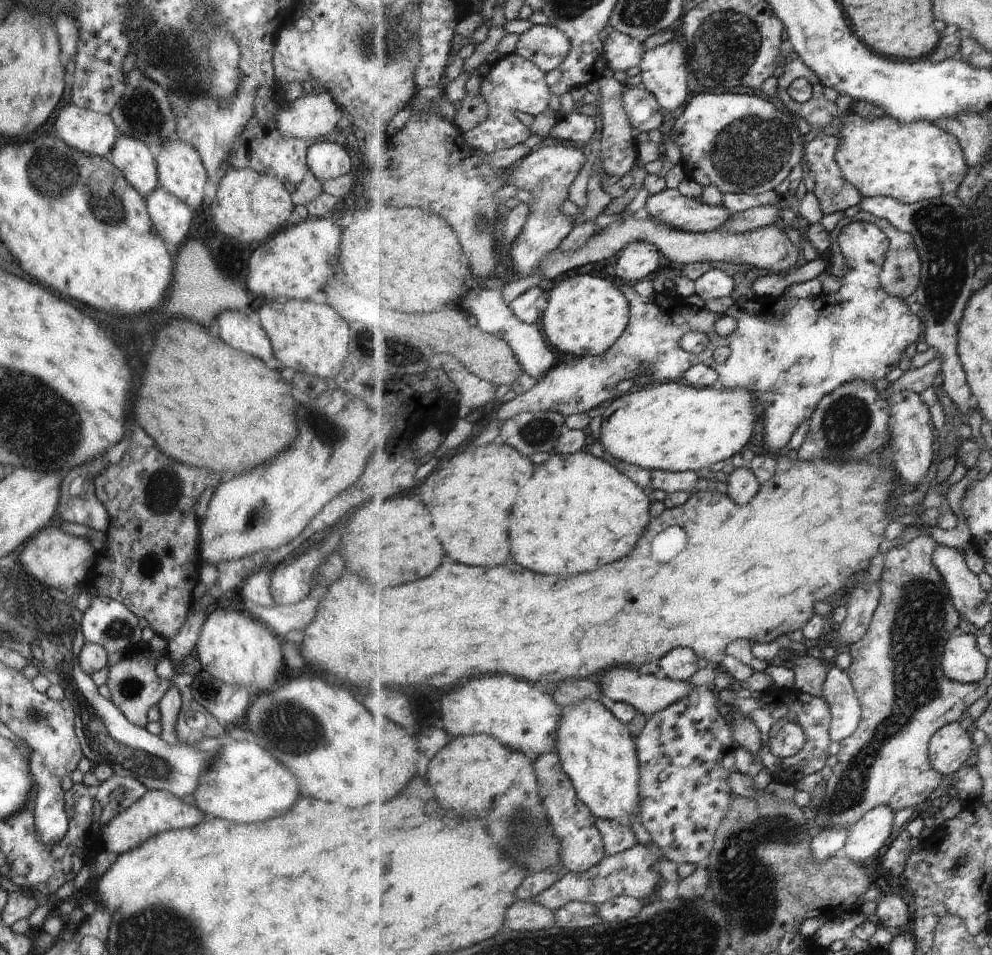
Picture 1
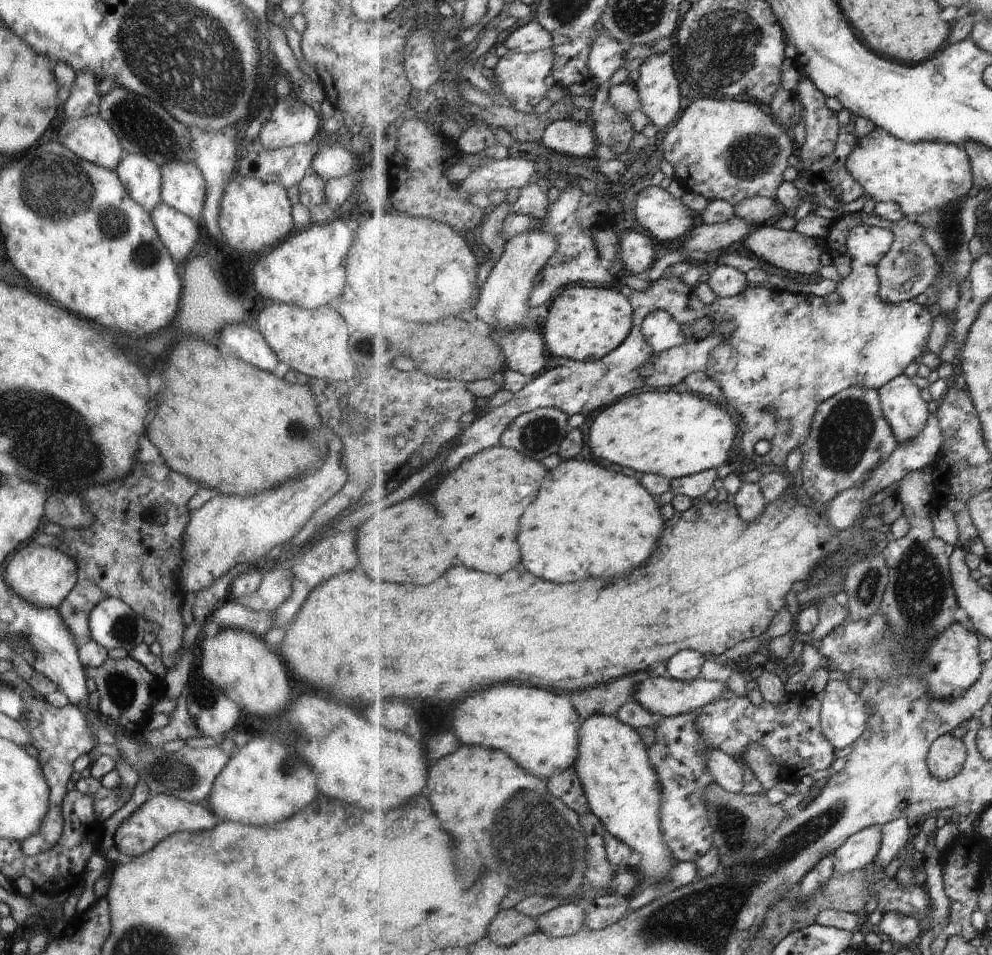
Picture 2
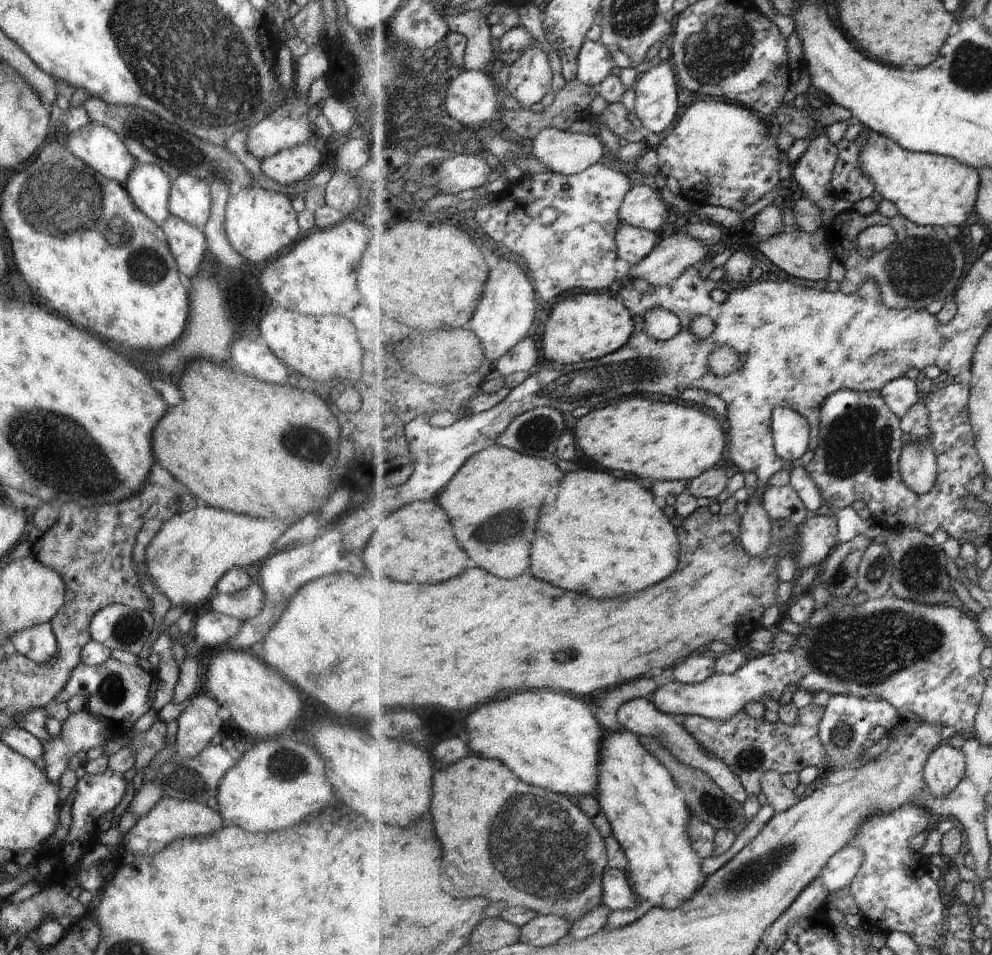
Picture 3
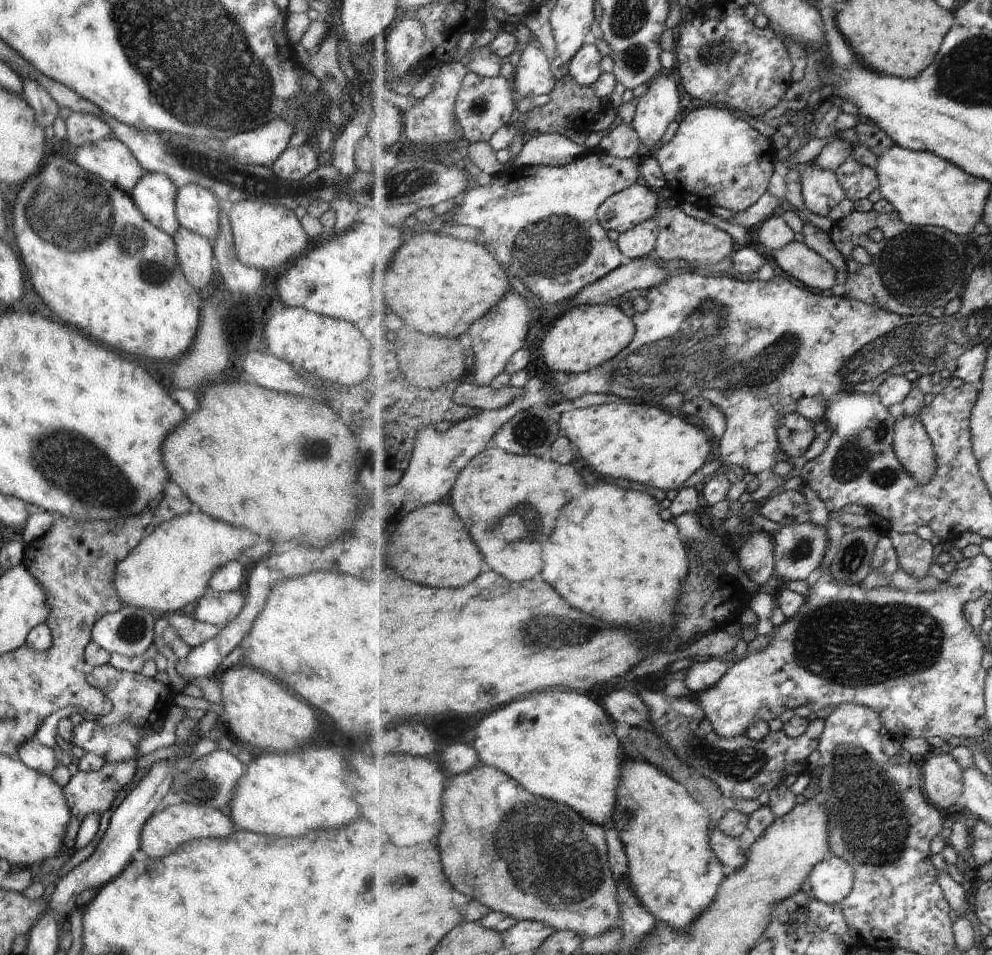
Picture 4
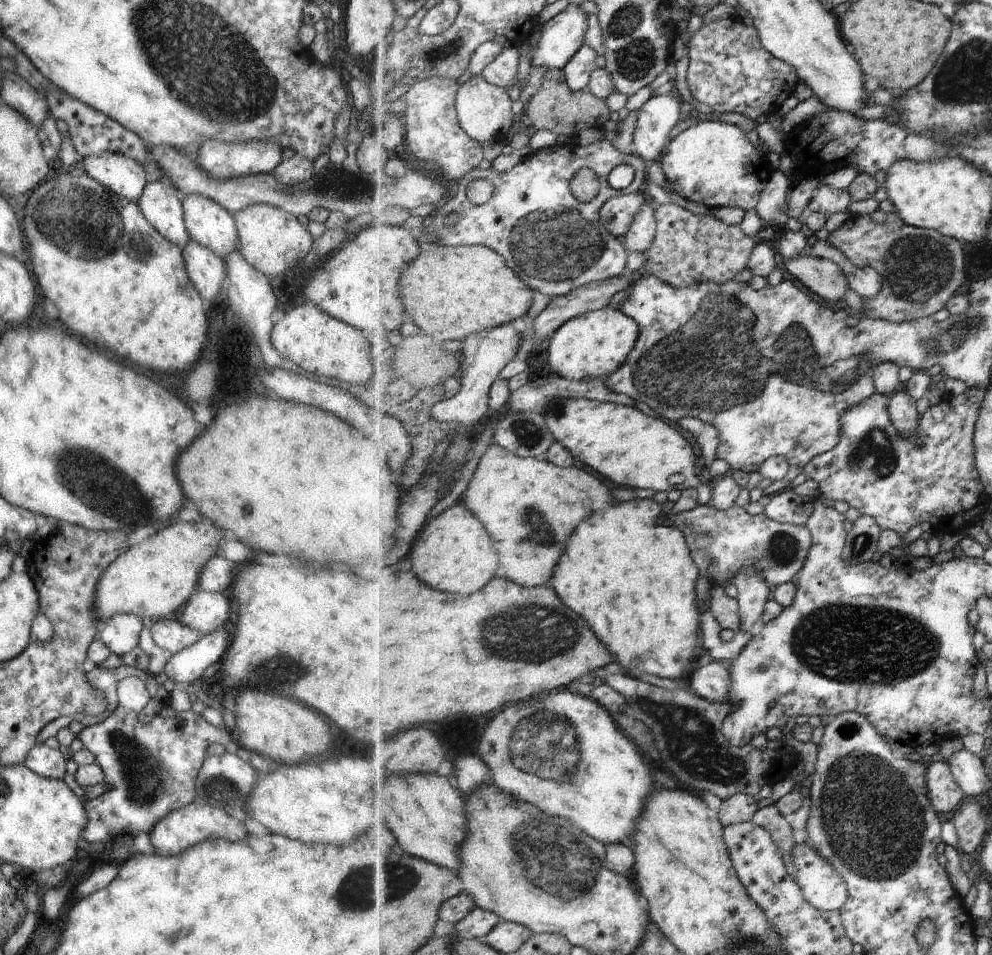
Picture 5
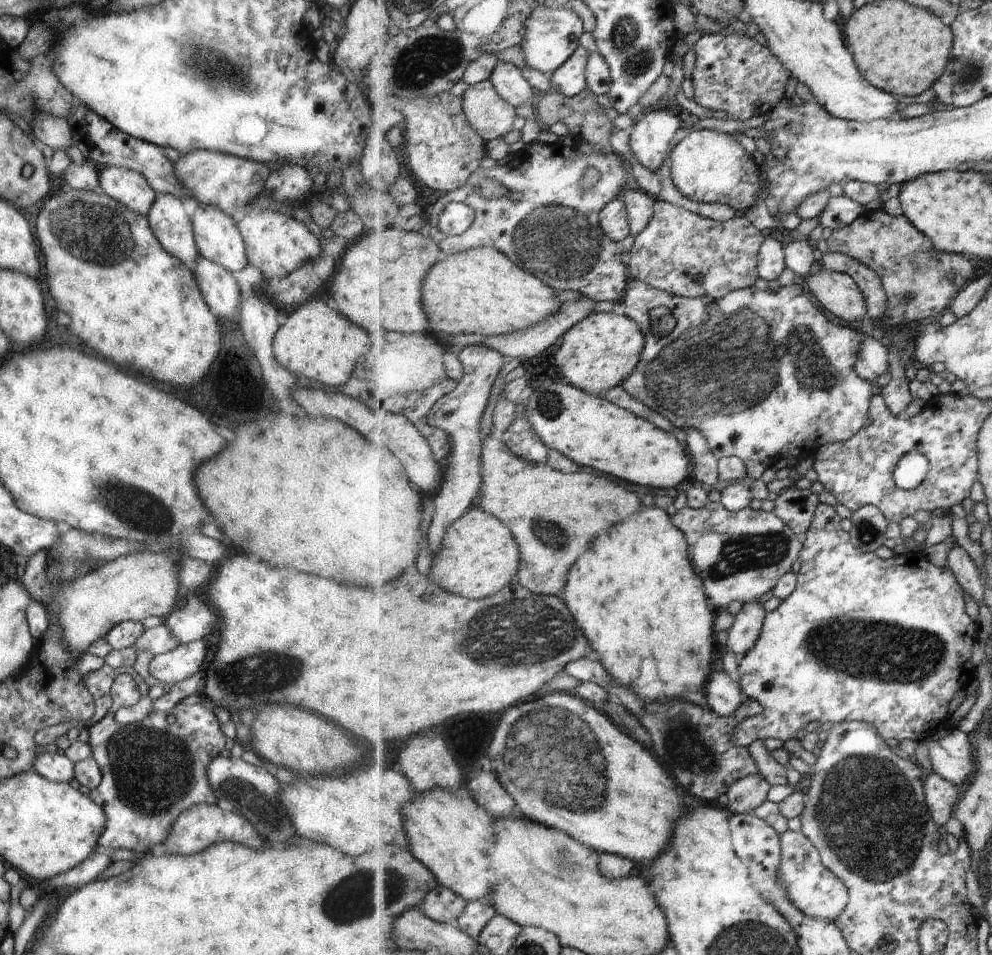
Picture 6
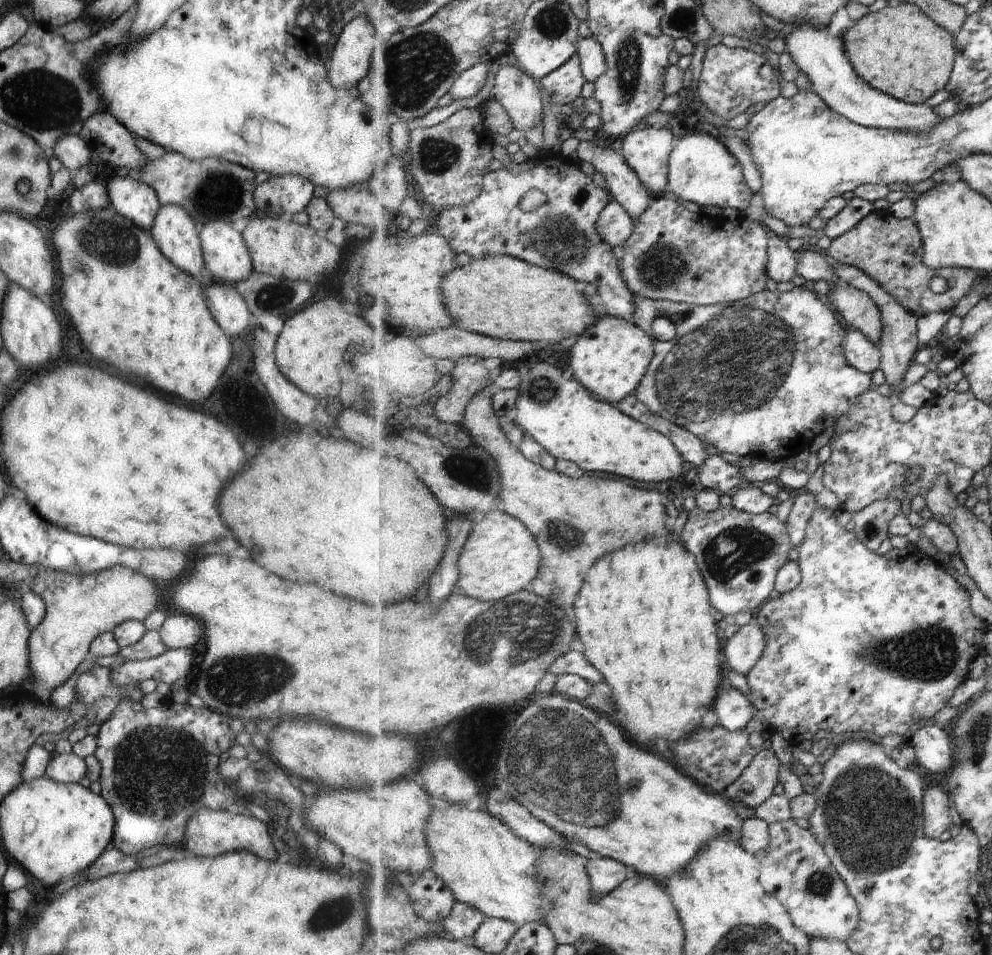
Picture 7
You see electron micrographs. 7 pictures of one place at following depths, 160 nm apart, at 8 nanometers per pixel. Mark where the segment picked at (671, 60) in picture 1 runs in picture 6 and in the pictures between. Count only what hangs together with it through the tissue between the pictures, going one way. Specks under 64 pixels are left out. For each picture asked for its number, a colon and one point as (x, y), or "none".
2: (659, 87)
3: (657, 107)
4: (661, 105)
5: (660, 115)
6: (654, 132)

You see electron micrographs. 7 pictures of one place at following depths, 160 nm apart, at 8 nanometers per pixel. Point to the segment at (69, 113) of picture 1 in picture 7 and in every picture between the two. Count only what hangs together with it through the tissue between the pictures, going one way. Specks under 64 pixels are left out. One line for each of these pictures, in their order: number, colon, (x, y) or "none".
2: (92, 139)
3: (99, 147)
4: (109, 158)
5: (125, 176)
6: (129, 187)
7: (134, 199)

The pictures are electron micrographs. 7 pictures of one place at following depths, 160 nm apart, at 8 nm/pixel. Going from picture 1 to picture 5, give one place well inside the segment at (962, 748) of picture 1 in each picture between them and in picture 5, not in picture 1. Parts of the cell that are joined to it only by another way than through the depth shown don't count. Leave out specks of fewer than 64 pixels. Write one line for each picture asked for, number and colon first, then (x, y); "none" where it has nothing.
2: (948, 757)
3: (948, 766)
4: (944, 775)
5: (947, 793)

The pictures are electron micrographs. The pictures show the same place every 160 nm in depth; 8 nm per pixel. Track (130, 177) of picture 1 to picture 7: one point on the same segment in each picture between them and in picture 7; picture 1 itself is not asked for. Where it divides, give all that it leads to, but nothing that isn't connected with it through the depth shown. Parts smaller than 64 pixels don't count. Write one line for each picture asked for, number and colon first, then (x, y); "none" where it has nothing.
2: (141, 177)
3: (148, 186)
4: (155, 193)
5: (161, 204)
6: (170, 223)
7: (177, 235)

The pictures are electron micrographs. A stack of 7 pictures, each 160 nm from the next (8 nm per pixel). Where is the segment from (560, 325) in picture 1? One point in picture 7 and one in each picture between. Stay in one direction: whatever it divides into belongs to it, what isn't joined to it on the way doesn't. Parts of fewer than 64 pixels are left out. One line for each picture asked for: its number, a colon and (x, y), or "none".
2: (584, 323)
3: (586, 327)
4: (583, 338)
5: (593, 346)
6: (600, 353)
7: (611, 359)

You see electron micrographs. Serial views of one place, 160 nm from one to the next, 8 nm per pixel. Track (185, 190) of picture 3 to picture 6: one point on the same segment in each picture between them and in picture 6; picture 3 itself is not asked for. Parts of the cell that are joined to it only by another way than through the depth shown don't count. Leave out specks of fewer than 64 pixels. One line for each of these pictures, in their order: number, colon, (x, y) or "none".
4: (197, 208)
5: (207, 221)
6: (218, 237)

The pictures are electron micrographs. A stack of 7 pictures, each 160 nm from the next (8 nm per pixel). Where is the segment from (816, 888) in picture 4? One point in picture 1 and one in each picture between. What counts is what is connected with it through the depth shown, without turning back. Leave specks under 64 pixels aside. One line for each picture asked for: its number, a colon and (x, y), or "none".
1: (868, 837)
2: (861, 851)
3: (844, 868)

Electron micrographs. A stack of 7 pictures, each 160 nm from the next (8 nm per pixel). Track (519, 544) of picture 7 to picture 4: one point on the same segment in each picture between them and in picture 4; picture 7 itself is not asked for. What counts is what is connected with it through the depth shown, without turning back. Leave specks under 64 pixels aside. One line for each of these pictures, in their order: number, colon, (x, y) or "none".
4: (434, 546)
5: (455, 551)
6: (480, 555)

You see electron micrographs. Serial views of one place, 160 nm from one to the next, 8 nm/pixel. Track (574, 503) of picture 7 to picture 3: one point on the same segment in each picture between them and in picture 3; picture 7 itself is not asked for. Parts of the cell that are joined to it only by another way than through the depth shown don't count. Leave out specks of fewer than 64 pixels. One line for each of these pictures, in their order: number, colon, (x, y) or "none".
3: (499, 487)
4: (502, 496)
5: (531, 507)
6: (555, 515)

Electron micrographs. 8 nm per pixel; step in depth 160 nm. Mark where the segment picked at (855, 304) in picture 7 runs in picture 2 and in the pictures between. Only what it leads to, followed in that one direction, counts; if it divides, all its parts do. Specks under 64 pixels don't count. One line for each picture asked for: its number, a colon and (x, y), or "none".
2: (792, 251)
3: (807, 256)
4: (797, 258)
5: (828, 279)
6: (841, 294)

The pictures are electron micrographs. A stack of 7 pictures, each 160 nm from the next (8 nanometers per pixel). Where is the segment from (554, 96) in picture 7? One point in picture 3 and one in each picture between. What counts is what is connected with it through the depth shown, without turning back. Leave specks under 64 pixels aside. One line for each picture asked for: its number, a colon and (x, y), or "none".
3: (596, 63)
4: (586, 69)
5: (579, 73)
6: (571, 79)

